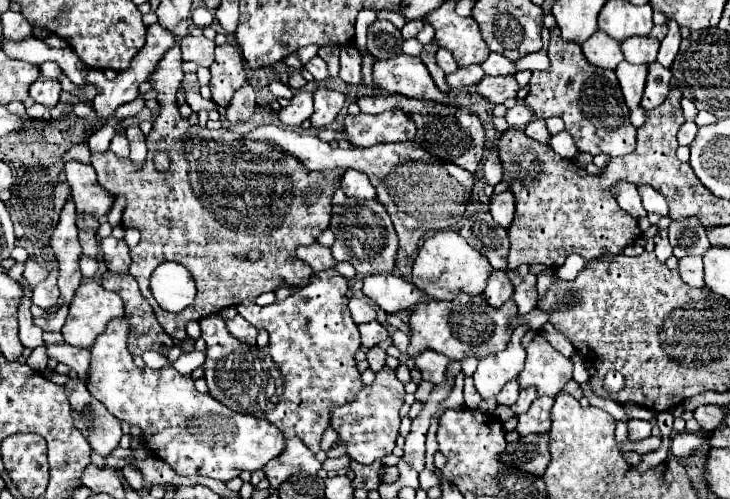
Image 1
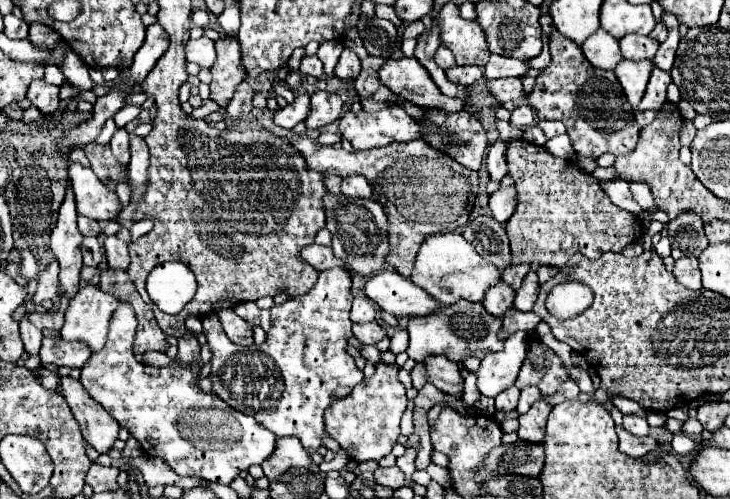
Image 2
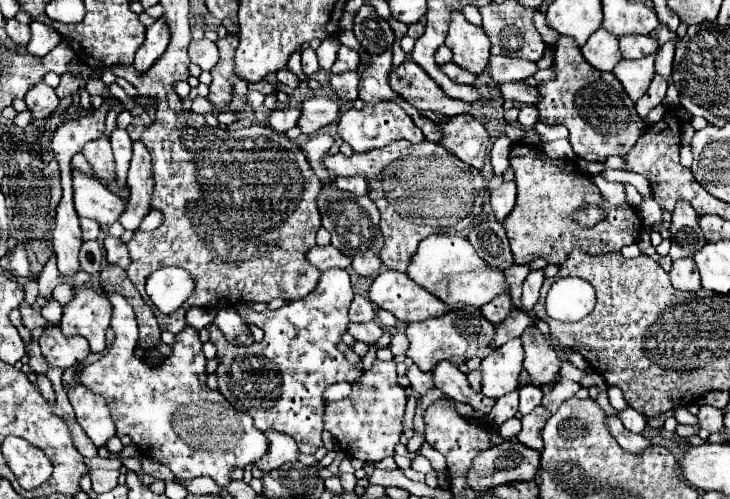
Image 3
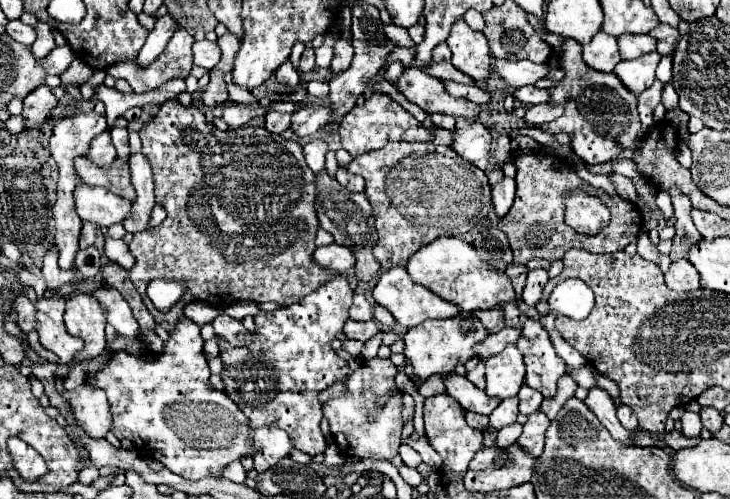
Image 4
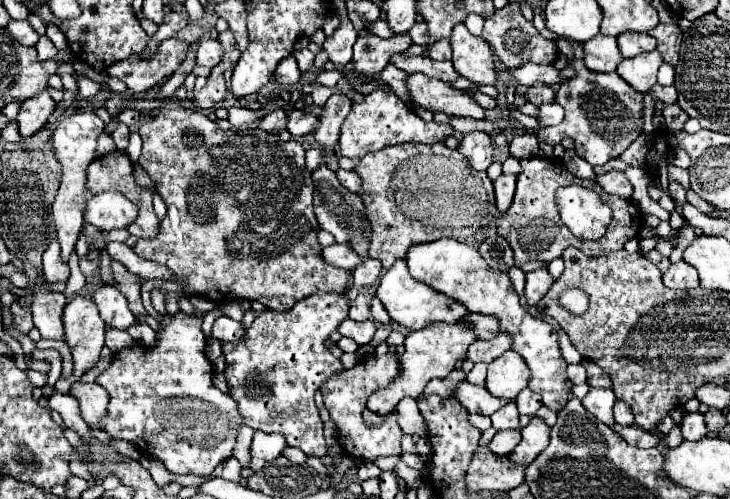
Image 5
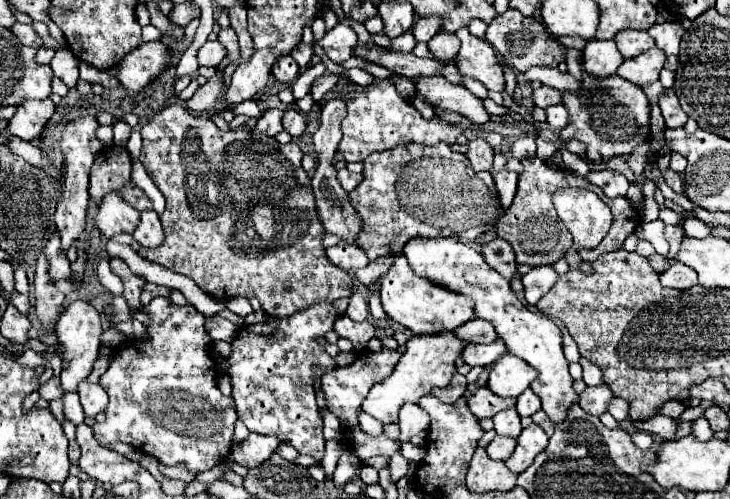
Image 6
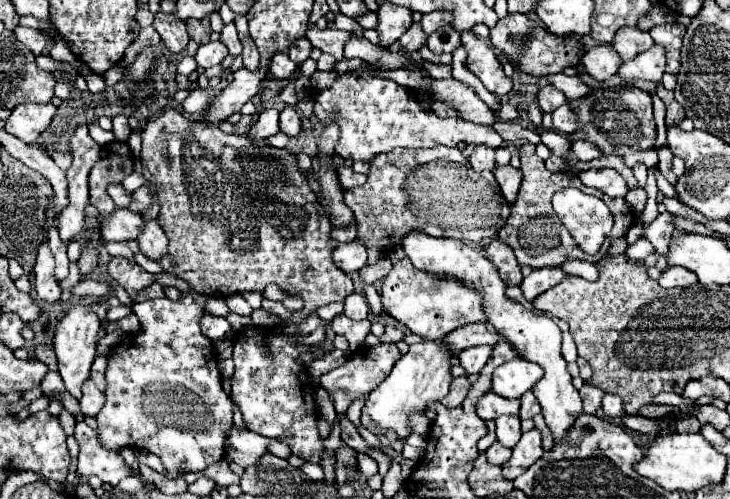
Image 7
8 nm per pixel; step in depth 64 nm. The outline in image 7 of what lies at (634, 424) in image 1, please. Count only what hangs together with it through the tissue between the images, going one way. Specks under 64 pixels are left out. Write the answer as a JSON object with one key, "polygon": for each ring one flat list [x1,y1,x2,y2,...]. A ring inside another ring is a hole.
{"polygon":[[606,394,602,400,602,410,609,417,621,417,625,414,624,406,620,396]]}

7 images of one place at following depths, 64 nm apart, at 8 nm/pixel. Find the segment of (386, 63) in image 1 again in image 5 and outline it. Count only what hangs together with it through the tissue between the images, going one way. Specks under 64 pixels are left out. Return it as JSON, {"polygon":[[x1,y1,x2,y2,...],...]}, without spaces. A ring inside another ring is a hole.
{"polygon":[[408,74,406,88,410,92,410,100,424,110,444,112,448,116,484,118,484,110,466,92,460,92,442,80,424,74]]}

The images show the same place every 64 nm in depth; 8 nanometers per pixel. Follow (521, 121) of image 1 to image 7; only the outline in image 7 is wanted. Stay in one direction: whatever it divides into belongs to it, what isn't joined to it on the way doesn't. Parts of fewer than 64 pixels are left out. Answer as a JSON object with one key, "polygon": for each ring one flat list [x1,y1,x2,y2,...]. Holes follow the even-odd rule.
{"polygon":[[564,104,564,106,560,106,556,112,552,112,552,124,554,124,554,130,566,132,566,134,570,134,570,132,574,132,574,130,578,128,576,116,574,116,574,112,570,110,568,104]]}

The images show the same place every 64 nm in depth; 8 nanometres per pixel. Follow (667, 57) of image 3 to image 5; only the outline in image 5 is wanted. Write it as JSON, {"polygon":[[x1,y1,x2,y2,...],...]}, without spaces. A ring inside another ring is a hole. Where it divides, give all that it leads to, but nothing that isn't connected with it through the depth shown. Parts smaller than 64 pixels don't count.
{"polygon":[[662,64,658,70,658,84,662,86,670,86,674,82,674,68,670,64]]}

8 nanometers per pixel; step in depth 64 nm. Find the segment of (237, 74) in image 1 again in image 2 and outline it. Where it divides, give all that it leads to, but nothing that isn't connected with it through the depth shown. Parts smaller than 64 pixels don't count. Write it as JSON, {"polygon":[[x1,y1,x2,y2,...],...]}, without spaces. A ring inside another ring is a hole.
{"polygon":[[222,38,216,42,216,62,210,68,212,70,212,82,210,82,210,98,226,108,232,100,232,94,240,82,244,82,244,68,242,68,242,56,240,56,240,44,236,38]]}

